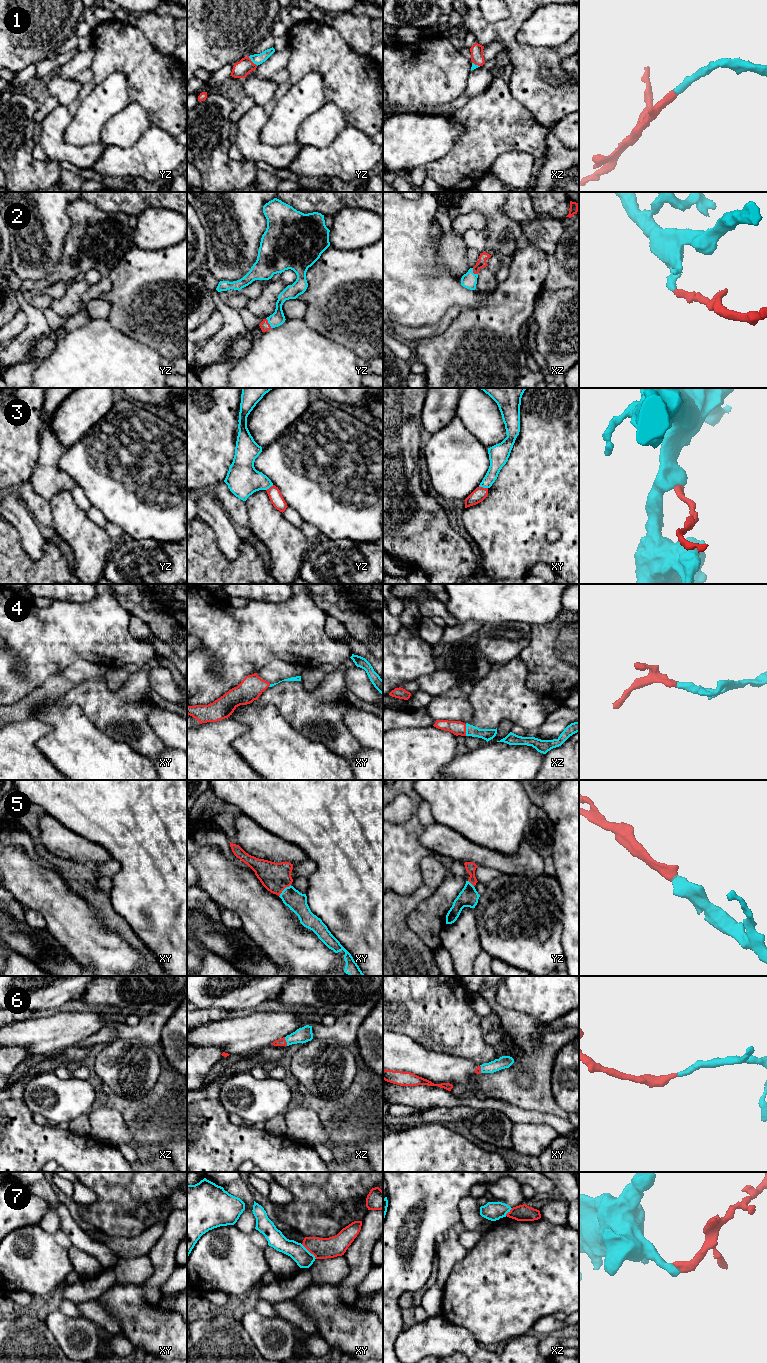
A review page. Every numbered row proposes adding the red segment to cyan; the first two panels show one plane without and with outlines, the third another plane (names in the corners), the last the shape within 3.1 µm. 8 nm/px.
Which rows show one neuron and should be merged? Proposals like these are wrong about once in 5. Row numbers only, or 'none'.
1, 2, 4, 5, 6

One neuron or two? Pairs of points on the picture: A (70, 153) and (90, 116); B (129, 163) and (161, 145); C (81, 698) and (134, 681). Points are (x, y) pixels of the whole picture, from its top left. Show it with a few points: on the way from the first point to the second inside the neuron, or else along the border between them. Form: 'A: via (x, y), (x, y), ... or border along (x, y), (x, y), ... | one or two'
A: border along (64, 130), (64, 140), (70, 145), (97, 143) | two
B: via (137, 161), (147, 159), (153, 153) | one
C: via (94, 698), (117, 698), (121, 694) | one

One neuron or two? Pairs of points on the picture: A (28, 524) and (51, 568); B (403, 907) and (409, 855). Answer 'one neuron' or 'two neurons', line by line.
A: two neurons
B: two neurons

